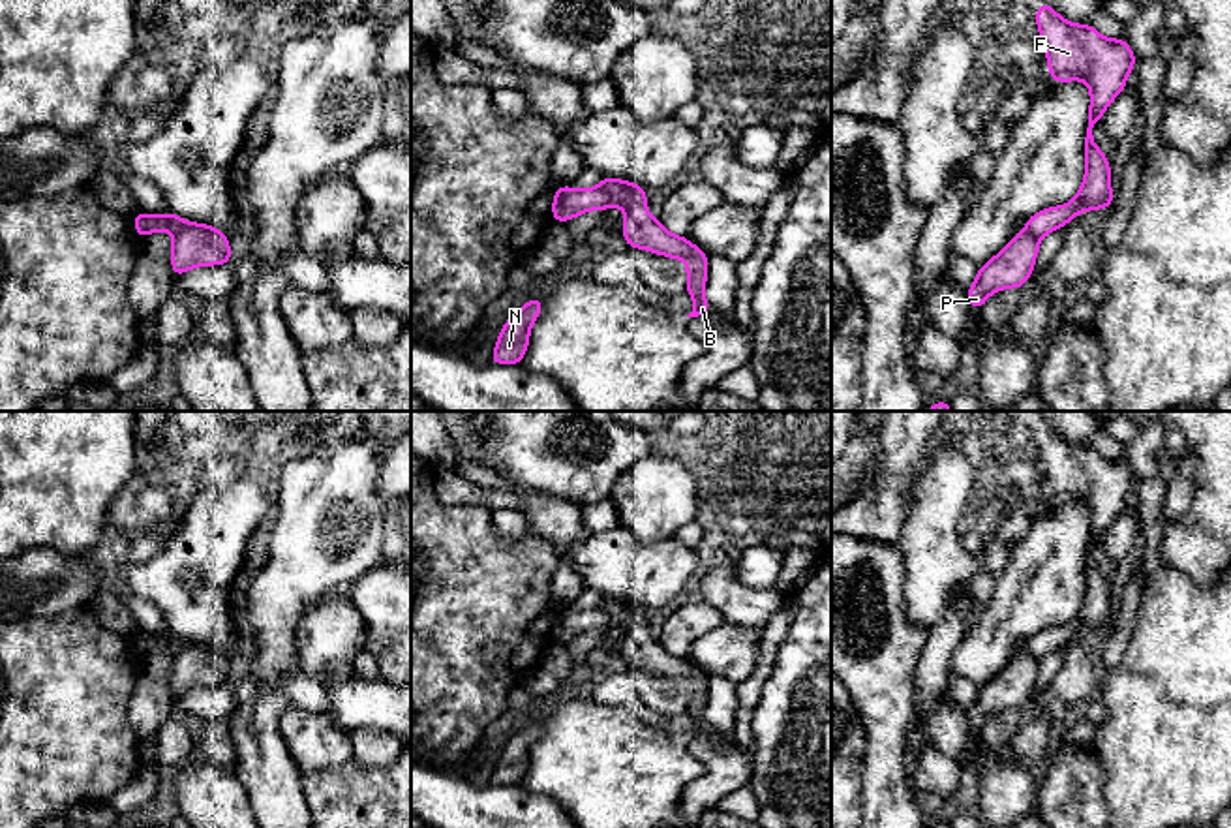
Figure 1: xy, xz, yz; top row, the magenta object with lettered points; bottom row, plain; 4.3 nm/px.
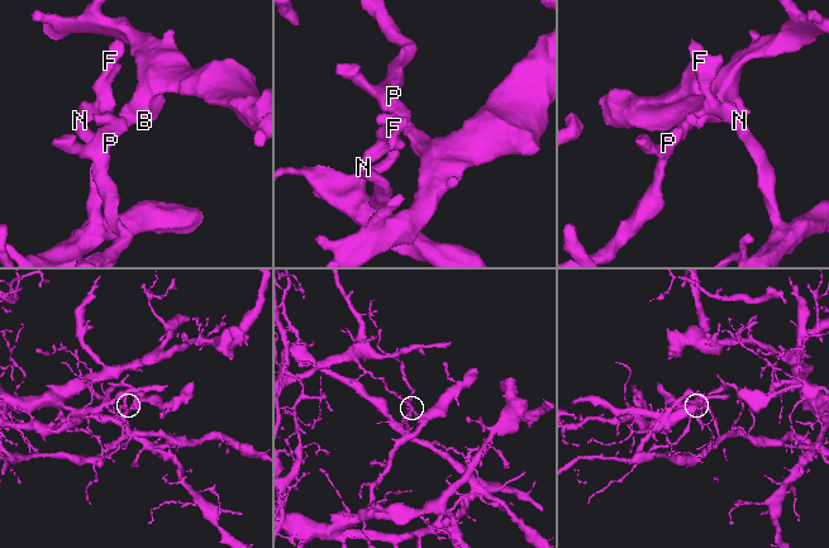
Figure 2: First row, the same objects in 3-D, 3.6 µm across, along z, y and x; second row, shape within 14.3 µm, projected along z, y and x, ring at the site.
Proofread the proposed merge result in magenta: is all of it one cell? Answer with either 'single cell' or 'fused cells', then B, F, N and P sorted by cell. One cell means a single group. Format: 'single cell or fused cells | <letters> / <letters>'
fused cells | B P / F N

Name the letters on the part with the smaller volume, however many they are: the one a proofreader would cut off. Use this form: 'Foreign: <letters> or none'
Foreign: F, N

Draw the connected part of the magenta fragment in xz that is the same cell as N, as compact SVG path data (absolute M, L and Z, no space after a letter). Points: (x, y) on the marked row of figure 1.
M539 295L509 317L490 357L492 364L522 364L529 345L529 329L540 312L542 297Z

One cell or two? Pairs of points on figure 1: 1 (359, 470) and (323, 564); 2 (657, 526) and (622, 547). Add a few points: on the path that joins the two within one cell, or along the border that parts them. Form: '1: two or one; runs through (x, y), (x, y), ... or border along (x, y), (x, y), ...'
1: one; runs through (336, 492), (318, 521), (319, 541)
2: two; border along (620, 522), (644, 541), (672, 537)

